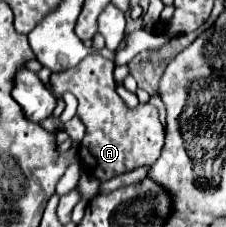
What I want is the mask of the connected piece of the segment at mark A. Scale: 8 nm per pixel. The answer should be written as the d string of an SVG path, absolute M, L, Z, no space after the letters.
M91 53L77 67L51 75L51 85L57 97L71 91L79 101L77 115L85 125L79 157L83 169L99 181L133 171L139 165L153 165L161 155L161 145L165 139L165 129L159 121L157 109L151 103L139 105L137 109L127 109L123 99L115 93L113 69L115 65L109 63L109 59L99 53Z

